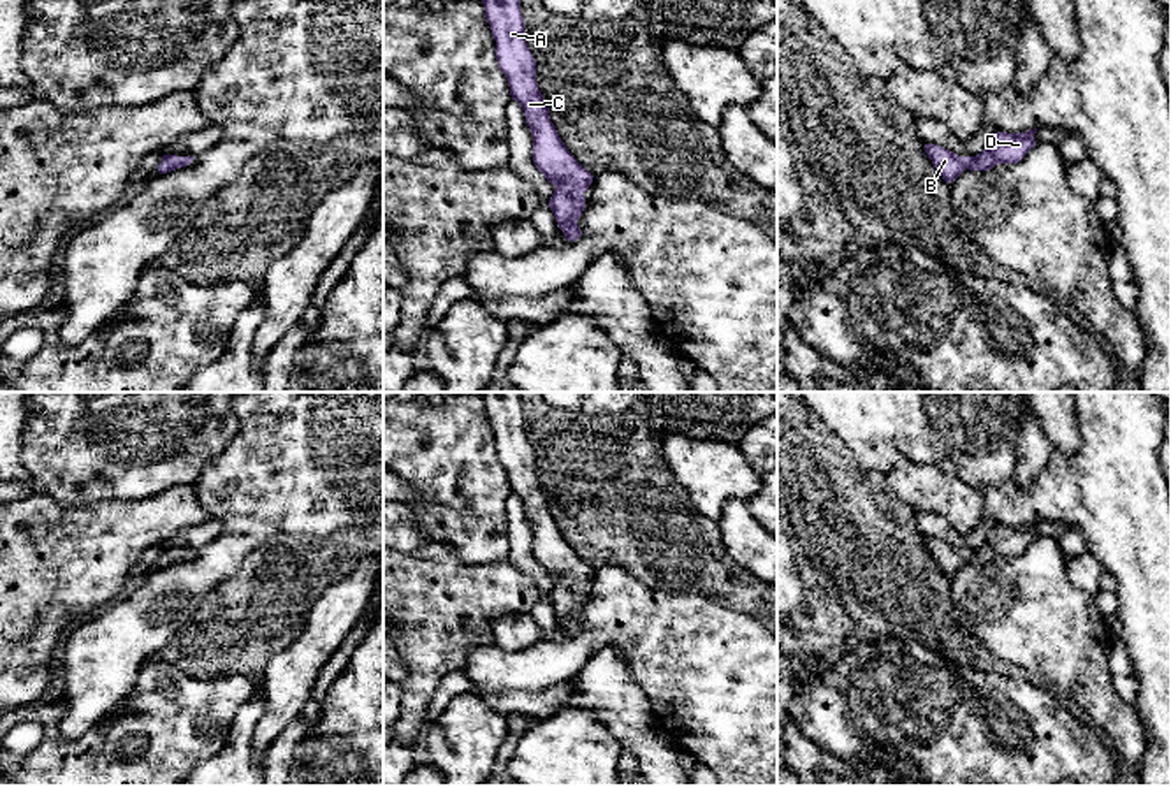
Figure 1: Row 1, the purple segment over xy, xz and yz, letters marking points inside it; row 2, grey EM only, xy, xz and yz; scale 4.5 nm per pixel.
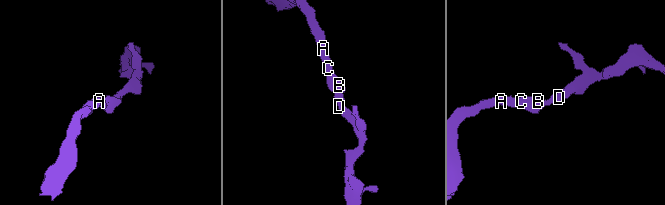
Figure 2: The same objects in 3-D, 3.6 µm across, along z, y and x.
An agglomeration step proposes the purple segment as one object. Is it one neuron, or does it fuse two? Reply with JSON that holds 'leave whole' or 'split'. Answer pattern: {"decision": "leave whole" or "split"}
{"decision": "leave whole"}

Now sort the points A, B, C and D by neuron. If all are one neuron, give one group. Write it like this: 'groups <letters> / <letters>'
groups A B C D

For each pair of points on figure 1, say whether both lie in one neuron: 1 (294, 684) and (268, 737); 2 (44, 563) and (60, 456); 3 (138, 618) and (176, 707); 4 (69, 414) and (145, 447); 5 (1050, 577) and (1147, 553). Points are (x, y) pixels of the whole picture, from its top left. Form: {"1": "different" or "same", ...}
{"1": "same", "2": "different", "3": "different", "4": "same", "5": "different"}

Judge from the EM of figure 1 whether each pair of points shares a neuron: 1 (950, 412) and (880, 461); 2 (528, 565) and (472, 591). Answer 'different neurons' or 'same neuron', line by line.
1: same neuron
2: different neurons

